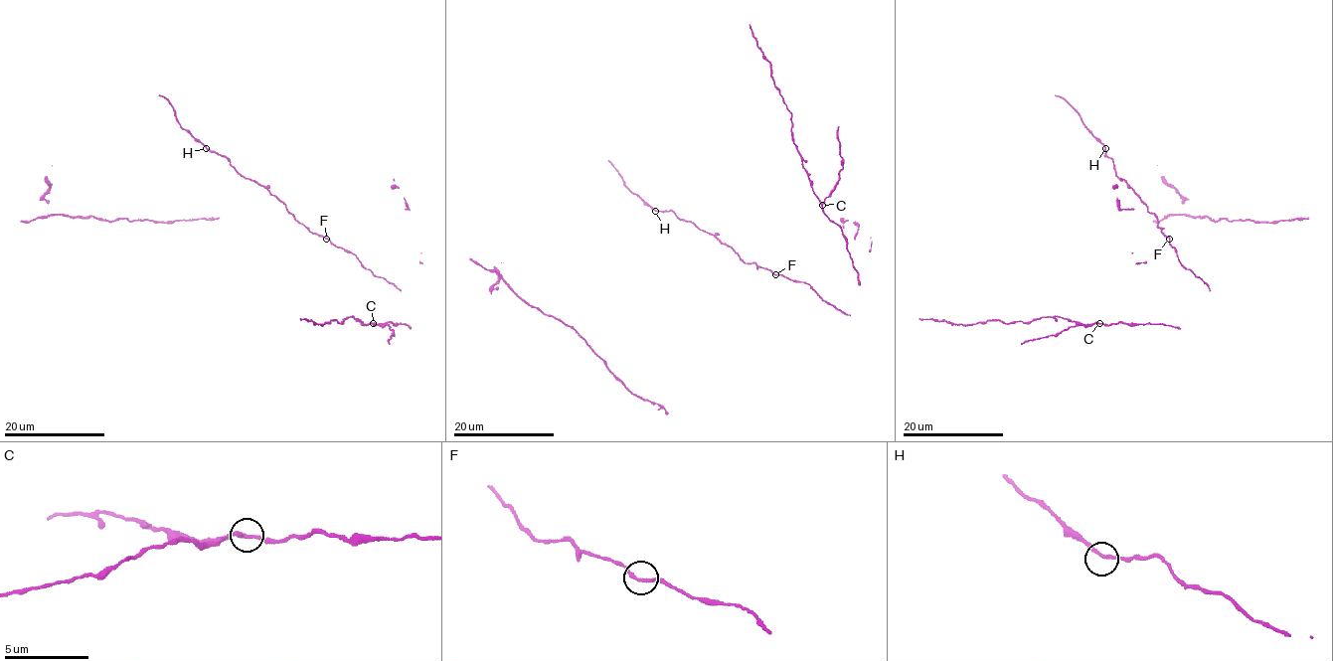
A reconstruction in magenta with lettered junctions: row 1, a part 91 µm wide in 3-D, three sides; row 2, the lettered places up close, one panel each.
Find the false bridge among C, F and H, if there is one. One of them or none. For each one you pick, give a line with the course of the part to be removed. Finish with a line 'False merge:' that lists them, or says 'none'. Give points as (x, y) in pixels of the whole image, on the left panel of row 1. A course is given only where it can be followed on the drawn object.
C: foreign part runs (373, 323), (389, 325), (394, 331), (390, 344)
False merge: C

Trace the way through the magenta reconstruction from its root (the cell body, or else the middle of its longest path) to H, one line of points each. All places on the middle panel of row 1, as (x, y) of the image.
H: (775, 275), (754, 262), (746, 262), (730, 247), (690, 221), (681, 220), (674, 213), (655, 211)

